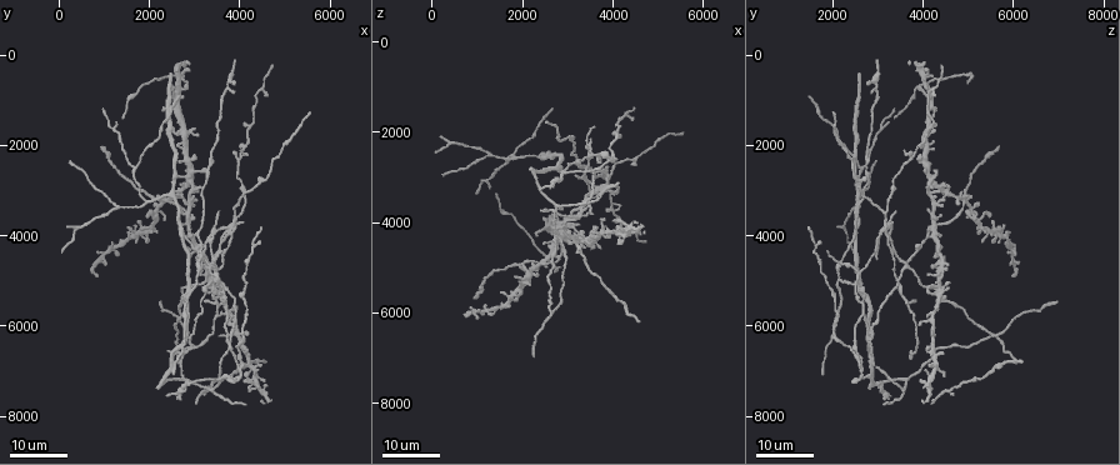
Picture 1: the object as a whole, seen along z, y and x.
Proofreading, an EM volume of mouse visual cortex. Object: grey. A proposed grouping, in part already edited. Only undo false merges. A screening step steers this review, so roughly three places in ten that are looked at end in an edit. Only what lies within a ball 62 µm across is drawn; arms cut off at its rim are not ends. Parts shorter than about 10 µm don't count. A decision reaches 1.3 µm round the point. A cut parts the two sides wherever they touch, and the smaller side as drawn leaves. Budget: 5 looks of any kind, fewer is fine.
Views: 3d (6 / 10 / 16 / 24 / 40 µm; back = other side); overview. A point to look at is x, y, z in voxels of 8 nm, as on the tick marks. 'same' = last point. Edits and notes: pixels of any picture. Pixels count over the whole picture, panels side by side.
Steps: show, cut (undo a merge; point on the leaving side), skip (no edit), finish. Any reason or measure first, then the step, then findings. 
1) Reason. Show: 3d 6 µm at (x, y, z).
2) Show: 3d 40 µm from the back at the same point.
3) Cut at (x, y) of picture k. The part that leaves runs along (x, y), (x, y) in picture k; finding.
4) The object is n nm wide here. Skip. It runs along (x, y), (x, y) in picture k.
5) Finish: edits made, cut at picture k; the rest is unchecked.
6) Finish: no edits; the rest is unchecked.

Branch point. Show: 3d 16 µm at (2400, 3150, 2550).

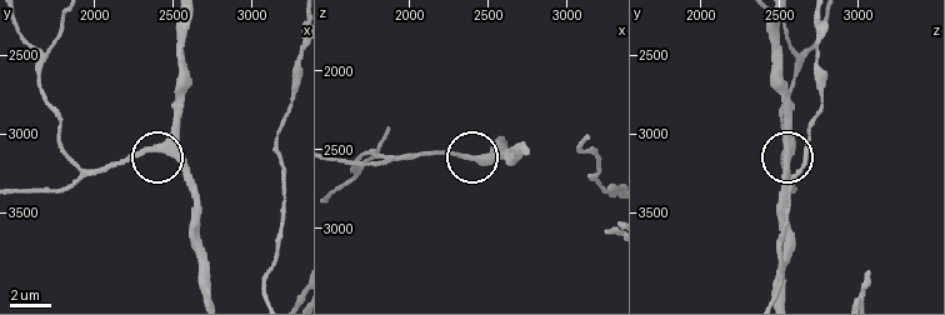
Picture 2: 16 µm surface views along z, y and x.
Show: 3d 10 µm at (2420, 3080, 2560).

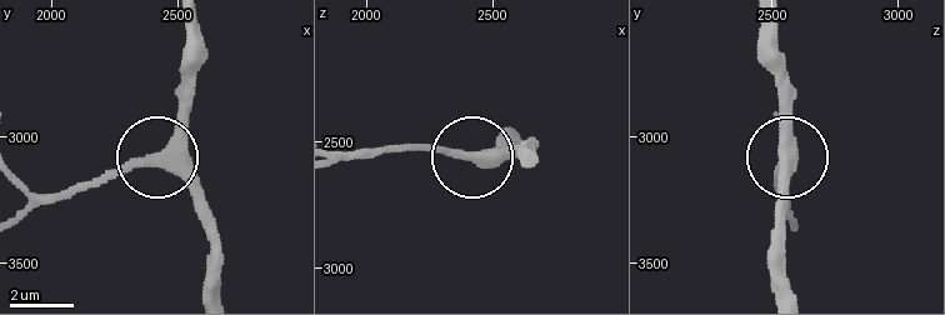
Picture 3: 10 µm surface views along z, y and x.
Show: 3d 10 µm from the back at (2420, 3080, 2560).

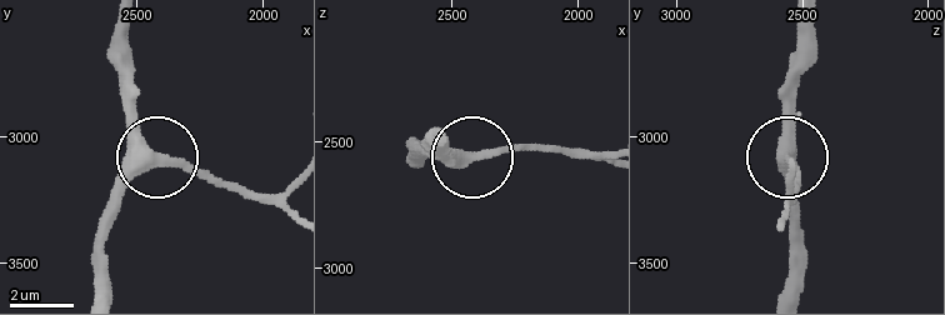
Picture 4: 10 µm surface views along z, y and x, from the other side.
Skip. It runs along (796, 293), (789, 86) in picture 4; one cell here.

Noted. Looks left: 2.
Show: 3d 24 µm at (3050, 4750, 2100).

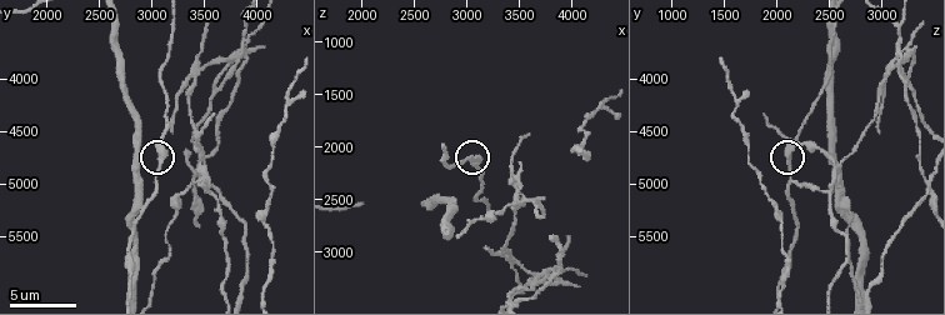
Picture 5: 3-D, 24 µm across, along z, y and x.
Zoom in. Show: 3d 6 µm at (3060, 4700, 2120).

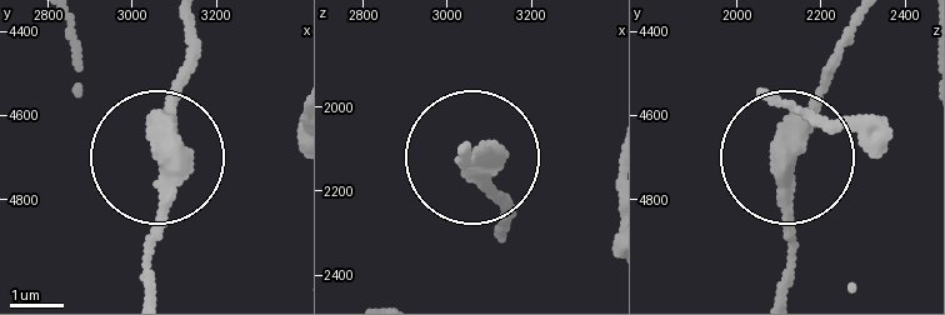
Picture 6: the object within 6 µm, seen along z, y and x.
The object is 410 nm wide here. Skip. One cell here.

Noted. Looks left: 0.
Finish: no edits; the rest is unchecked.

